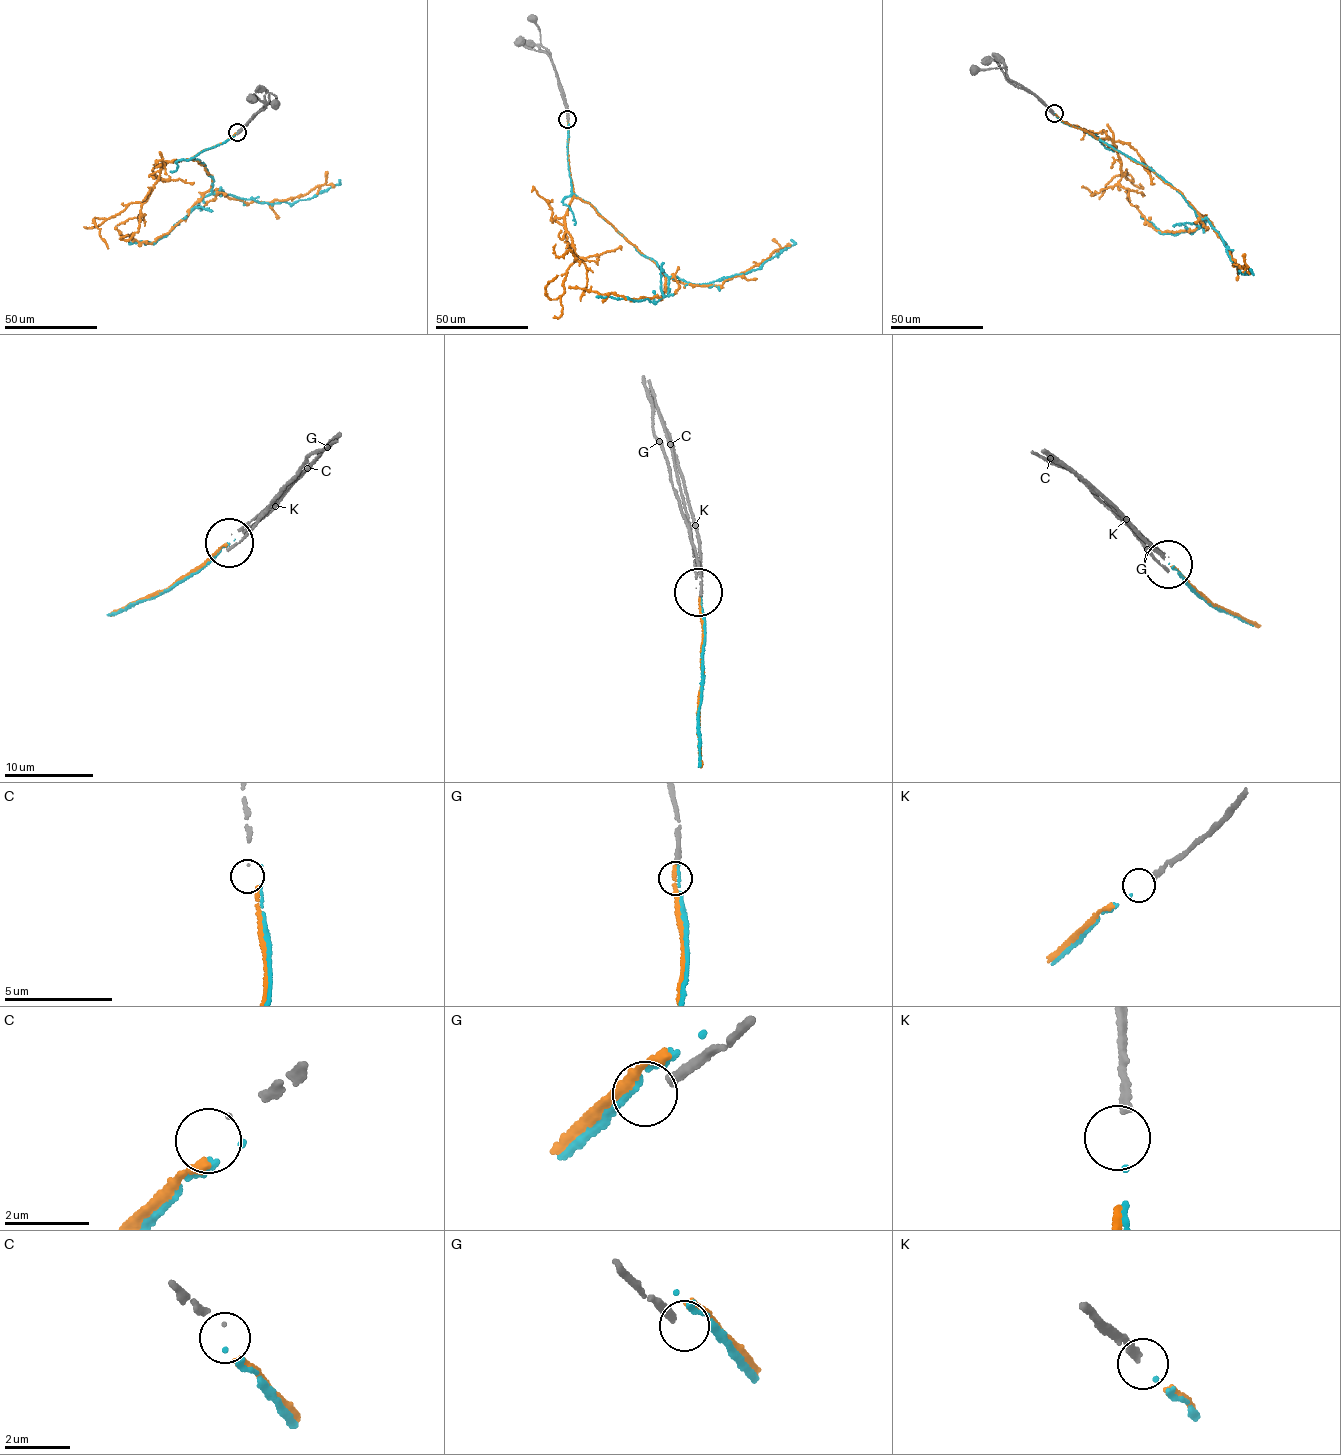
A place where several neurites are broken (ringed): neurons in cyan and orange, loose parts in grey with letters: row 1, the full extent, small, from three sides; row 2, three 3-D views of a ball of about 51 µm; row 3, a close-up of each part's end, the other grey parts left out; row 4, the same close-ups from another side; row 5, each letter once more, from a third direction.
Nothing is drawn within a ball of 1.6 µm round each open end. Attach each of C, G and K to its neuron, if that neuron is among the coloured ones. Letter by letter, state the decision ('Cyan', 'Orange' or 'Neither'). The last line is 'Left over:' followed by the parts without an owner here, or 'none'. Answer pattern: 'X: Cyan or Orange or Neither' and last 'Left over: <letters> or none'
C: Neither
G: Neither
K: Neither
Left over: C, G, K

